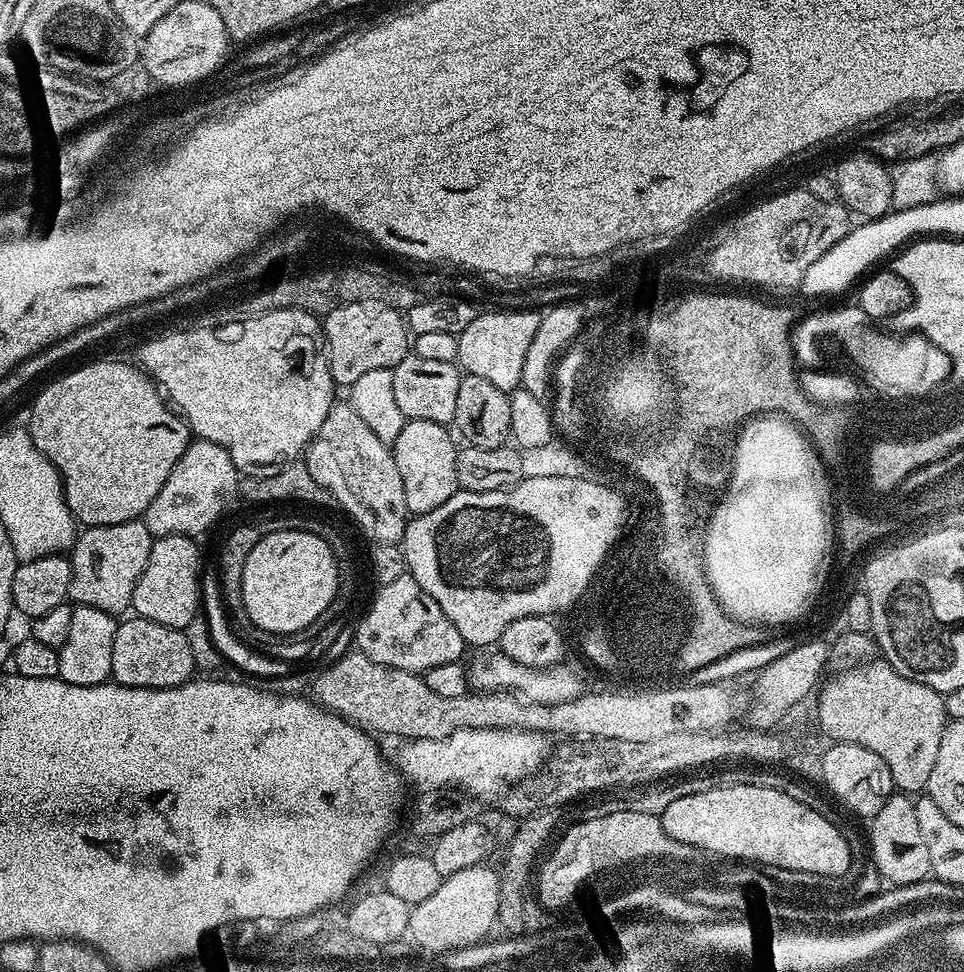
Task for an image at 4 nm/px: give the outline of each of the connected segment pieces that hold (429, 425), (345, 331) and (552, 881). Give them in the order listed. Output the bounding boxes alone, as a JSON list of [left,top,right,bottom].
[[394,420,458,516],[322,304,410,386],[536,810,698,912]]

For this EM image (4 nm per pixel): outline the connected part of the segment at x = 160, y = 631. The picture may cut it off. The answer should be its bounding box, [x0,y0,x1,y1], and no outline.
[111,614,197,688]

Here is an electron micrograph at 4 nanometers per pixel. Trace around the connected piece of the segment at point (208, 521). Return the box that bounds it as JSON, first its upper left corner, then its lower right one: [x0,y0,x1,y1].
[143,440,240,538]

